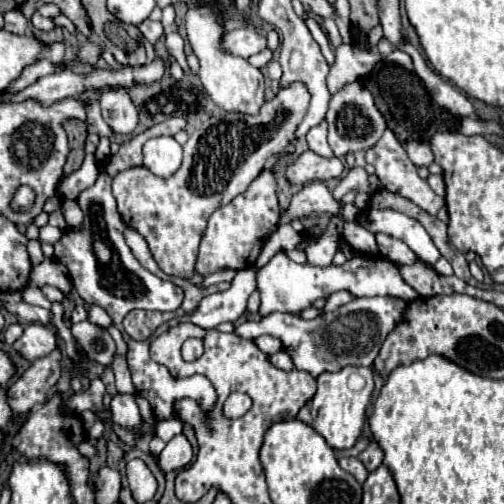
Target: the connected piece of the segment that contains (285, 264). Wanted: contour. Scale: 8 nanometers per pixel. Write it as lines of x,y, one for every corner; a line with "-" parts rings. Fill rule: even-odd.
278,251
264,267
256,267
256,283
260,293
260,315
268,315
274,311
280,313
300,313
308,309
316,299
326,299
336,291
348,291
354,297
374,297
374,295
390,295
398,297
406,303
418,299
418,291
410,287
400,271
398,265
386,257
372,259
370,255
354,255
344,265
330,265
330,267
314,267
314,265
298,265
294,263
284,251

